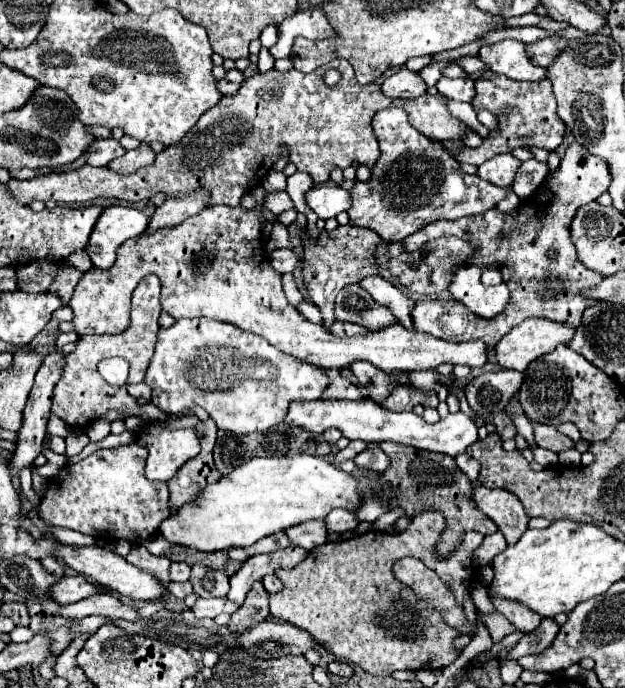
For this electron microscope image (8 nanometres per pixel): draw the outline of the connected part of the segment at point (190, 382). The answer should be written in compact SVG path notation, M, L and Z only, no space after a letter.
M180 319L168 329L160 327L156 351L148 365L144 381L152 389L152 403L164 413L182 413L190 407L202 407L216 421L218 429L238 435L268 431L270 427L284 421L290 401L318 399L328 387L328 375L324 375L322 369L316 369L292 355L278 351L260 335L212 319Z

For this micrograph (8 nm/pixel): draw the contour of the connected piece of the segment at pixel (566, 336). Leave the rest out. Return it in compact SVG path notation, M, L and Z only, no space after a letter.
M526 319L516 325L496 345L496 359L500 367L524 371L534 359L554 351L560 343L568 343L574 329L550 319Z

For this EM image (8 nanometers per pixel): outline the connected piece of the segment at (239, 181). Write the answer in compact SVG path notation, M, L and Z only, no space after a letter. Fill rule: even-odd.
M334 59L328 63L328 67L320 67L314 73L300 73L296 69L290 69L286 73L280 73L276 69L270 69L266 73L256 73L254 77L246 79L242 83L242 89L238 89L236 95L230 97L222 97L218 101L218 105L214 105L212 109L208 109L202 119L188 131L188 135L184 135L176 145L166 147L162 153L156 155L154 163L146 169L136 171L134 175L122 177L114 171L110 171L108 167L90 167L84 165L76 171L68 171L68 173L50 173L50 175L40 175L40 177L32 177L26 181L20 179L10 179L6 183L6 189L14 195L14 199L22 205L32 203L32 199L38 201L58 201L58 203L66 203L66 205L80 205L84 201L96 199L96 197L114 197L114 199L122 199L128 203L136 203L142 199L150 199L156 193L164 193L166 197L184 197L196 189L206 189L210 193L208 205L228 205L228 207L238 207L240 199L244 193L248 193L256 183L258 183L258 169L262 169L262 165L266 161L278 161L282 155L282 147L288 147L288 159L298 167L298 171L306 171L312 175L314 183L324 183L330 177L330 171L334 167L346 169L348 165L352 165L354 161L372 167L380 155L380 149L368 149L368 145L376 147L376 137L372 131L372 117L382 109L382 107L402 107L404 111L408 111L408 121L414 129L418 129L422 135L426 135L432 141L440 141L446 145L462 145L460 135L468 129L462 121L458 121L456 117L452 117L448 113L446 107L446 97L442 95L428 95L424 93L418 99L390 99L386 97L380 87L376 83L368 83L362 85L356 83L354 79L354 71L352 65L346 59ZM328 69L336 69L340 71L342 79L340 83L336 83L334 87L328 87L324 83L324 71Z

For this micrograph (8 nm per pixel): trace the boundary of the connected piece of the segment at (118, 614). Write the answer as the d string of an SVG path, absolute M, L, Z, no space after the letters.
M94 595L94 597L82 599L78 603L62 605L58 615L66 617L66 619L82 619L88 615L100 615L100 617L110 617L110 619L126 619L126 621L138 621L140 619L132 605L124 605L114 595Z

